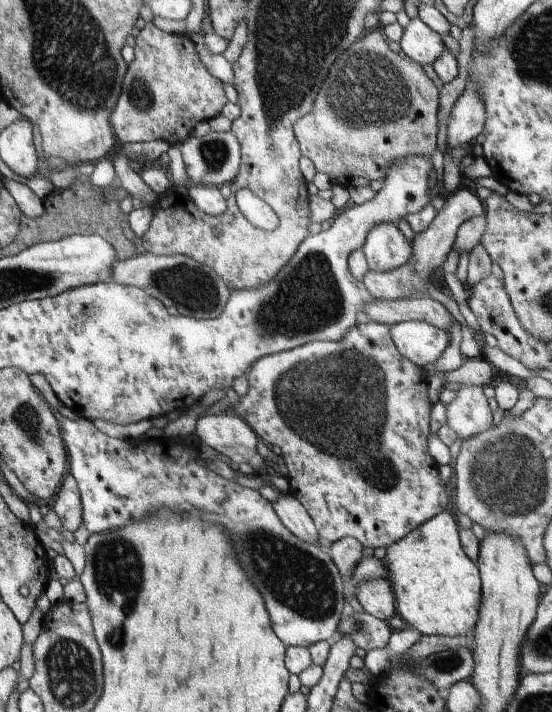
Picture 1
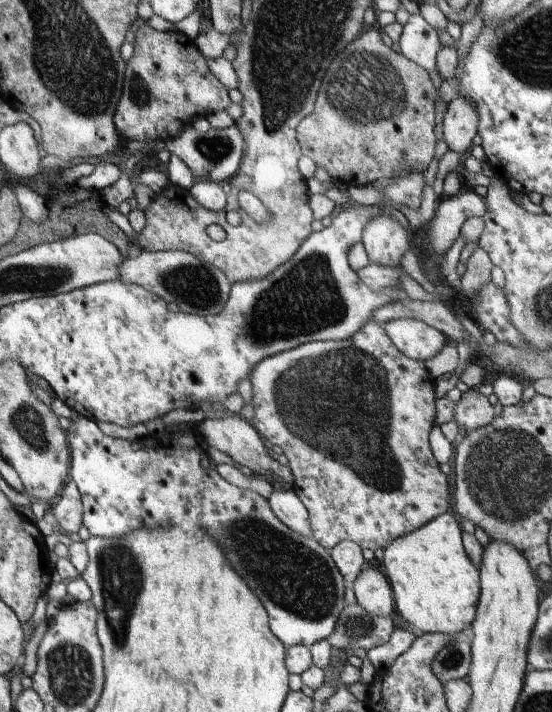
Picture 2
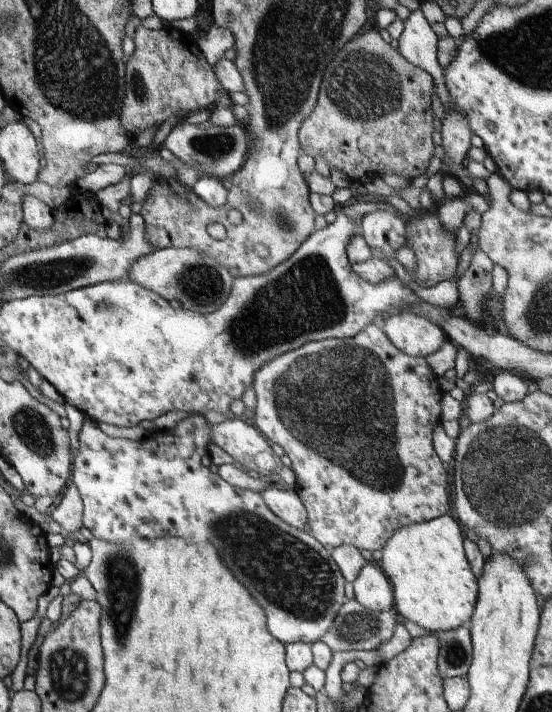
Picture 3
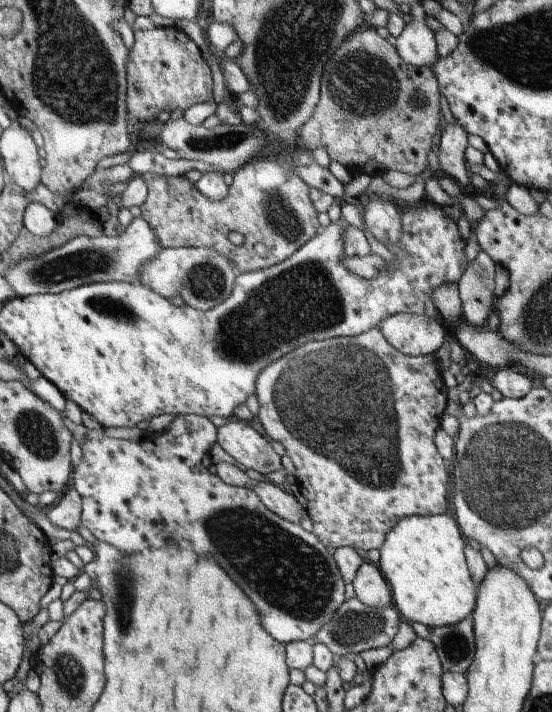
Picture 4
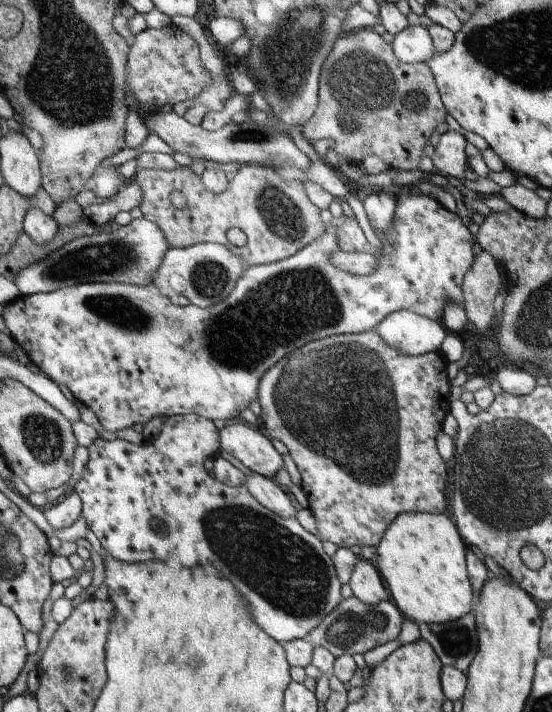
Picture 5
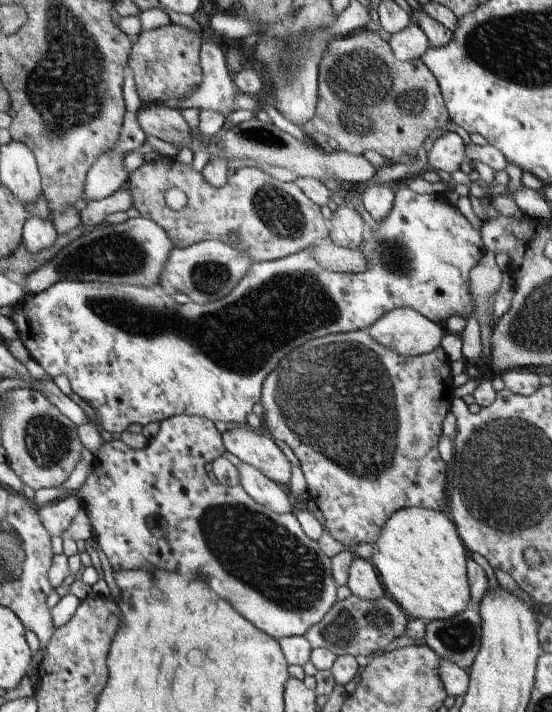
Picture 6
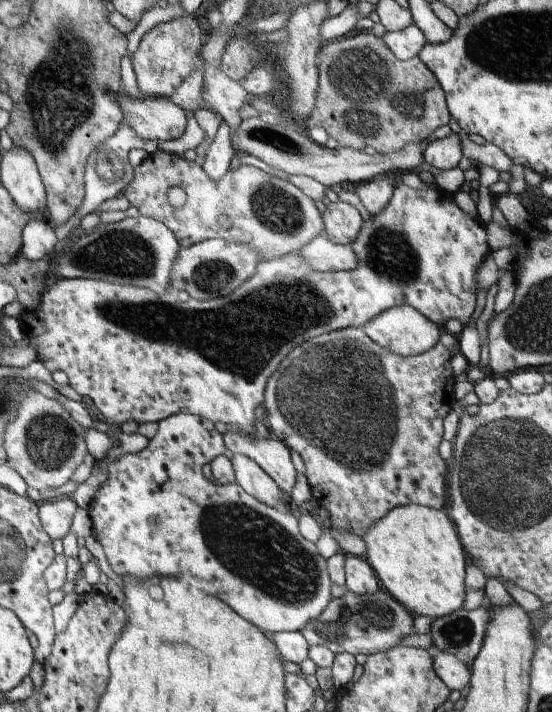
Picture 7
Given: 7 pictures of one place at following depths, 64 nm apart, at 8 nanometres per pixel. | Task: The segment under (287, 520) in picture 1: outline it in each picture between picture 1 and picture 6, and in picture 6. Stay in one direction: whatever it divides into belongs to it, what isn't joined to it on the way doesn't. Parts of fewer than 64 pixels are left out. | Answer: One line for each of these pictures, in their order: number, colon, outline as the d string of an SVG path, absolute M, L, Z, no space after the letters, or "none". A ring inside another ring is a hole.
2: M275 490L267 498L273 514L291 530L295 530L301 536L311 536L311 524L309 524L309 512L297 498L293 490Z
3: M267 484L259 494L265 500L265 504L275 512L275 516L299 530L307 526L307 512L295 490L277 490L273 484Z
4: M253 482L249 486L249 490L253 490L259 496L259 500L263 502L263 506L267 506L267 510L277 514L279 518L293 522L293 524L301 522L305 508L297 494L285 494L271 482Z
5: M249 474L243 482L243 486L251 492L251 496L261 502L267 510L279 514L281 518L295 518L297 512L291 504L291 498L287 494L283 494L283 490L279 488L277 482L263 478L259 474Z
6: M241 462L237 466L237 474L239 474L239 486L243 486L243 490L259 504L271 508L277 514L289 514L289 498L287 492L275 484L273 480L269 480L267 476L263 476L257 468L253 468L247 462Z

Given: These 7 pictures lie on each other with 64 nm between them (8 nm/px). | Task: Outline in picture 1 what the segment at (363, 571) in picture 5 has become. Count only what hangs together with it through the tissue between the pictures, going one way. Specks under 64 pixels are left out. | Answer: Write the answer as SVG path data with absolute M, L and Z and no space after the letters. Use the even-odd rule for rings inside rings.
M363 580L355 586L355 598L363 606L363 610L379 620L389 622L397 610L395 610L395 594L389 586L389 580Z

